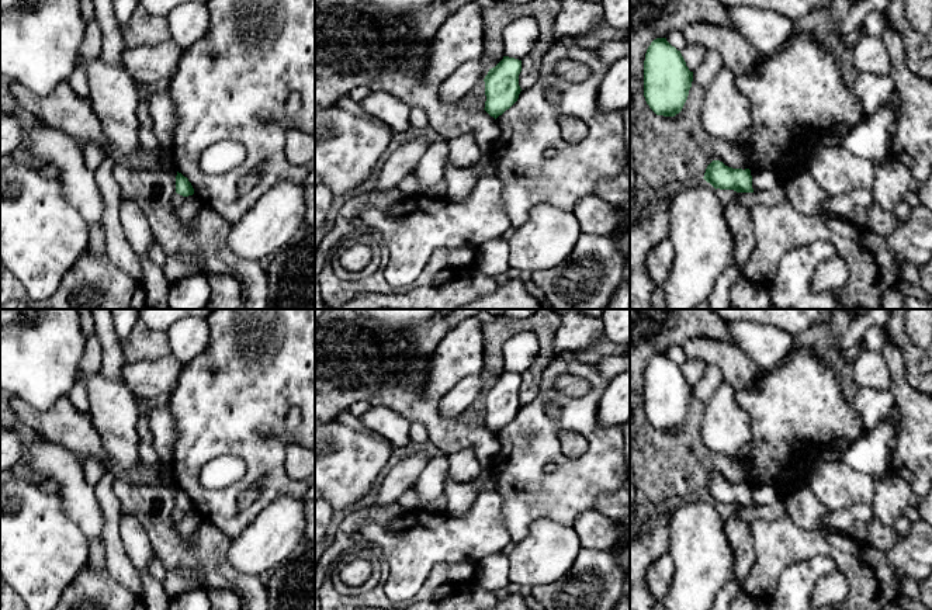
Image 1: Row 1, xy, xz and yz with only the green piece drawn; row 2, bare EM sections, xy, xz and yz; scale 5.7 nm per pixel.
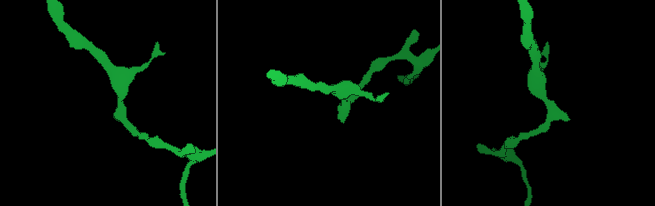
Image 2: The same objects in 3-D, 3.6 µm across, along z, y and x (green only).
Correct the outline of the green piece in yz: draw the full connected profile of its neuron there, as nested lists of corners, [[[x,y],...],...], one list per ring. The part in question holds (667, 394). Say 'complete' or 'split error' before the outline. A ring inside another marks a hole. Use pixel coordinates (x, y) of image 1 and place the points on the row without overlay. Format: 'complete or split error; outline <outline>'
complete; outline [[[656,353],[644,375],[644,412],[656,430],[675,431],[687,415],[693,387],[666,353]]]

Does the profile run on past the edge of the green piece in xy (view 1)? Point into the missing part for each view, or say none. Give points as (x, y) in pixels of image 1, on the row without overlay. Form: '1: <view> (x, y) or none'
1: none

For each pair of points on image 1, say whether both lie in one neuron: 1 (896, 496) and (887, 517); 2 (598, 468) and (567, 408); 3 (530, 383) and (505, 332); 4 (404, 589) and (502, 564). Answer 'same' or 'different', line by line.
1: same
2: same
3: same
4: different

